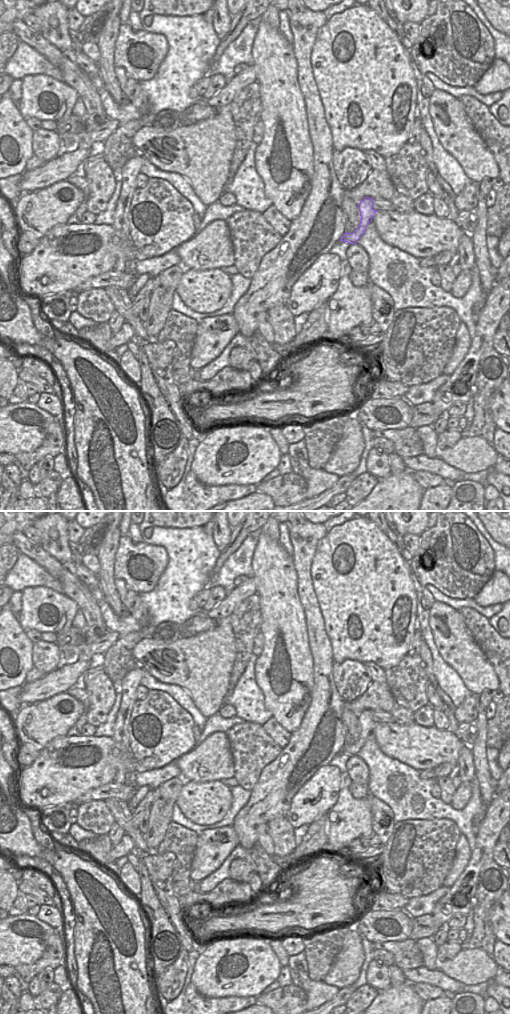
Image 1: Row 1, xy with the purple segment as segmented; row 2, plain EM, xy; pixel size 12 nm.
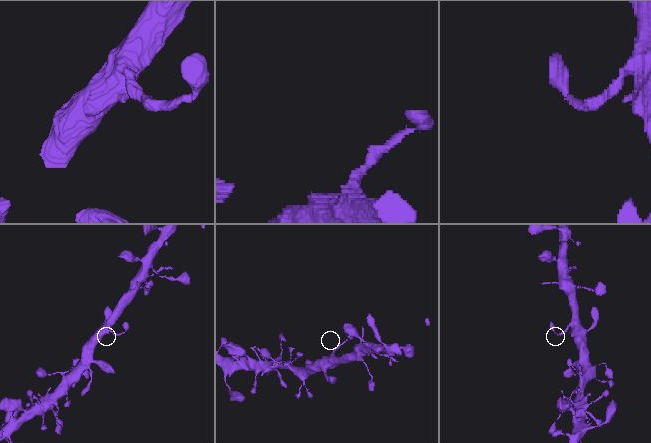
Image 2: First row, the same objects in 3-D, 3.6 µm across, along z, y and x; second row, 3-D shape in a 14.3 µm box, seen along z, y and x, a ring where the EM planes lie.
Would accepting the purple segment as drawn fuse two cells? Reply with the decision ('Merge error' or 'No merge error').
No merge error

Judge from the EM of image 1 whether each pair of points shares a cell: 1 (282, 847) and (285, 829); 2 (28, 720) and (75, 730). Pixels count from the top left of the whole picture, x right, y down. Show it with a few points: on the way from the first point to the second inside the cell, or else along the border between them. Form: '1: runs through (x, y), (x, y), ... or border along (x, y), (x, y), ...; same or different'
1: runs through (283, 843), (283, 833); same
2: border along (82, 709), (82, 713), (77, 721), (65, 734); different

